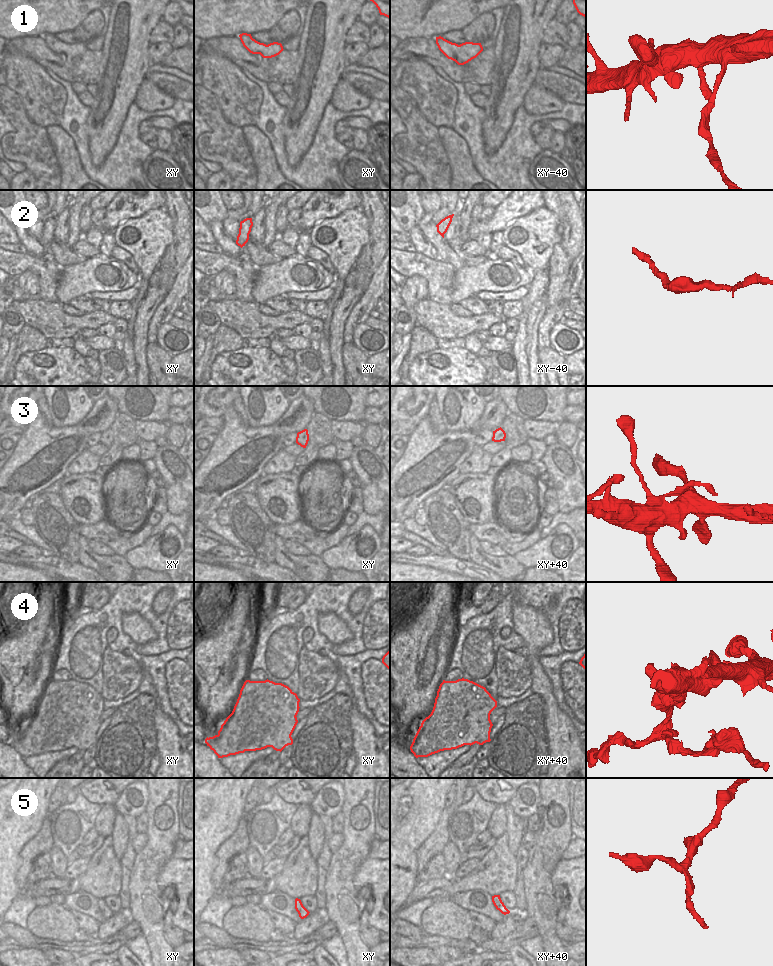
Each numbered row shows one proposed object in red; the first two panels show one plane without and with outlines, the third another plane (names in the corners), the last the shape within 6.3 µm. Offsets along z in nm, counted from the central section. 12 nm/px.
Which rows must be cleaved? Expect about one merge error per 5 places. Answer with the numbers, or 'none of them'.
4

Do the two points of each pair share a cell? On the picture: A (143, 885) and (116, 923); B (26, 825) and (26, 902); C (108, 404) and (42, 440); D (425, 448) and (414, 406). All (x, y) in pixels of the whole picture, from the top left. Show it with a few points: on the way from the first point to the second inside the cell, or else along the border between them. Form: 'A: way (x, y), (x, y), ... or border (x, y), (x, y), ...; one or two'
A: border (128, 910), (132, 920); two
B: border (20, 891), (10, 906); two
C: way (98, 422), (86, 427), (77, 435), (60, 438); one
D: border (427, 415), (419, 422); two

